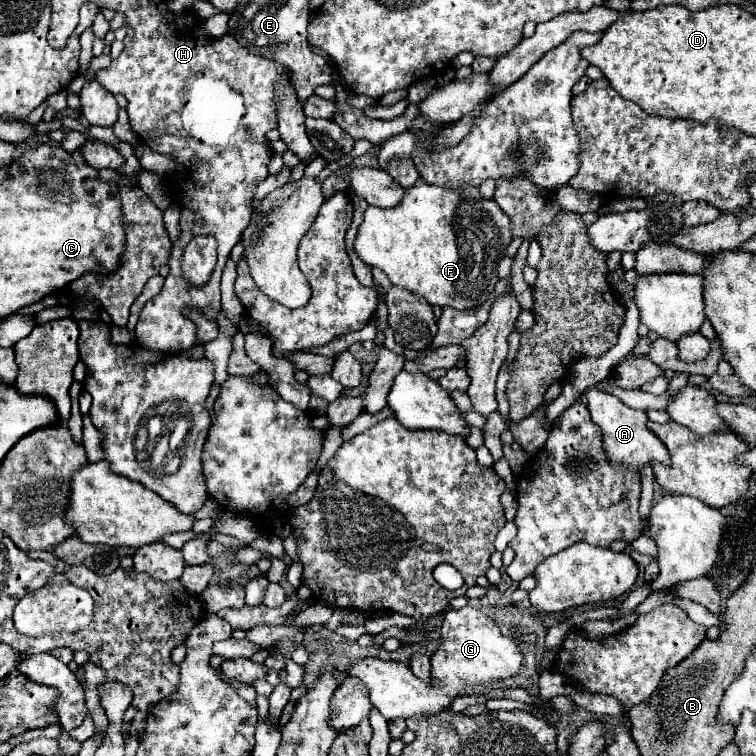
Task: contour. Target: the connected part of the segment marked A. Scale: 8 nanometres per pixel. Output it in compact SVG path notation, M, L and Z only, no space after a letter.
M589 387L585 391L585 401L591 411L591 419L601 427L603 433L603 451L607 451L607 457L611 457L613 465L625 465L627 469L633 469L641 473L645 465L651 465L653 461L659 461L663 467L669 467L669 453L667 447L651 431L647 429L647 413L639 409L631 409L625 403L621 403L617 397L609 393L601 393L597 387Z

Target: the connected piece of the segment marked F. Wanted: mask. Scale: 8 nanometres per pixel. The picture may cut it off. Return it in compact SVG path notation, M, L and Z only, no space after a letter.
M419 177L411 189L405 189L399 207L367 207L365 219L355 239L355 251L367 265L383 269L393 285L423 295L427 303L469 311L477 309L489 299L495 283L499 281L497 265L505 257L505 249L511 241L511 223L507 215L499 211L493 199L483 199L479 189L449 191L429 185Z

